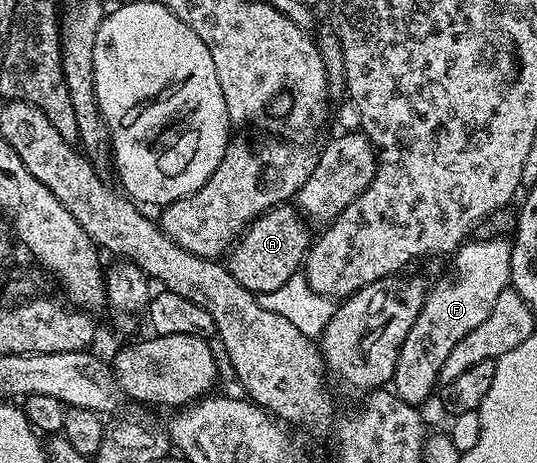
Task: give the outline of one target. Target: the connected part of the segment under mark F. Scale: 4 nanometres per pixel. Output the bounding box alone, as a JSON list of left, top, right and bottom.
[391,235,510,406]

